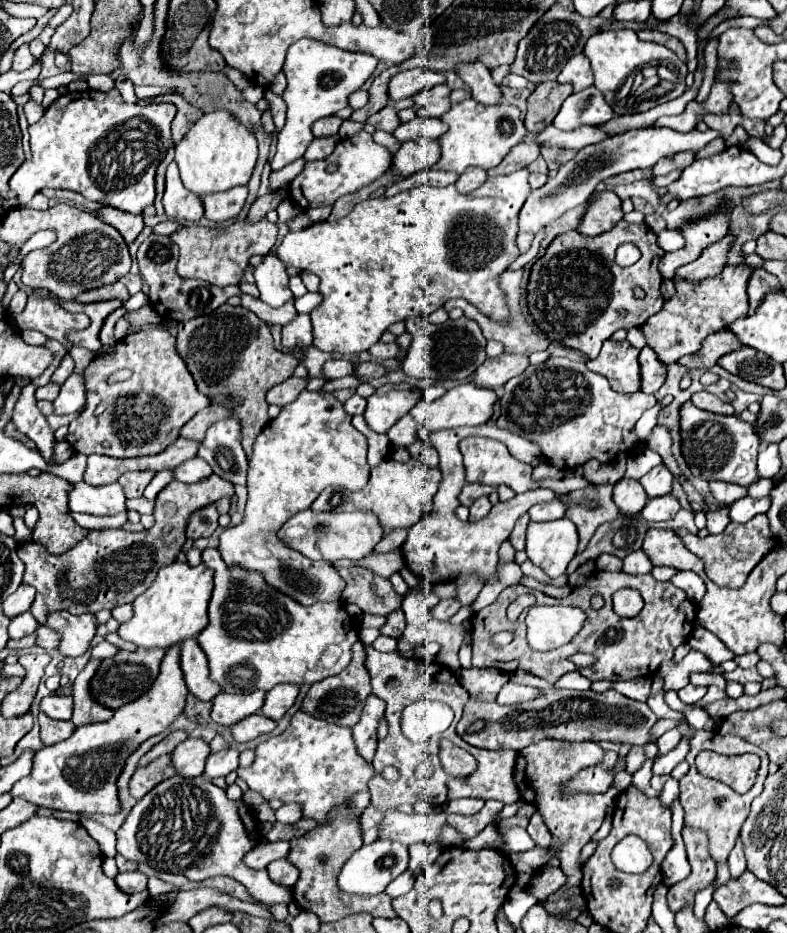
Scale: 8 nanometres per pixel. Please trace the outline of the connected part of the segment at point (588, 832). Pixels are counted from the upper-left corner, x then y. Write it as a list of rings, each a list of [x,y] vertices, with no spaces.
[[[542,740],[536,742],[524,750],[520,750],[516,766],[514,766],[514,782],[526,802],[530,802],[544,818],[546,826],[550,826],[554,846],[550,842],[550,850],[556,852],[560,858],[560,868],[564,870],[568,882],[564,888],[560,888],[556,894],[550,896],[550,900],[556,900],[562,896],[570,886],[580,884],[582,870],[578,866],[578,854],[584,844],[590,842],[592,834],[598,832],[602,826],[602,820],[606,816],[606,808],[614,804],[614,798],[618,796],[618,790],[612,786],[606,794],[562,794],[562,782],[574,778],[580,770],[594,766],[602,760],[604,752],[596,742],[562,742],[562,740]]]

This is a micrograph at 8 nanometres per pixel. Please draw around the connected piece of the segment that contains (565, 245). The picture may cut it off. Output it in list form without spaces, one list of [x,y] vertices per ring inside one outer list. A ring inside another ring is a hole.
[[[622,220],[610,232],[594,238],[580,232],[566,232],[558,236],[546,254],[532,266],[528,282],[530,314],[550,340],[580,350],[588,358],[596,358],[602,342],[608,340],[616,330],[642,326],[664,304],[660,292],[662,276],[658,274],[658,262],[662,256],[664,250],[656,244],[656,234],[646,224],[628,224]],[[624,242],[636,244],[642,252],[642,258],[628,268],[620,268],[614,262],[614,252]],[[636,286],[646,292],[642,300],[634,298]]]

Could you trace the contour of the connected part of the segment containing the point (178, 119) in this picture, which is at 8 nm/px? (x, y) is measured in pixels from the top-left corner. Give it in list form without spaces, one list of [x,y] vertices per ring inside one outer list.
[[[168,94],[168,96],[156,96],[152,98],[152,103],[172,103],[176,106],[176,116],[172,120],[172,140],[174,144],[178,144],[182,140],[182,136],[190,130],[190,126],[202,116],[202,110],[192,106],[186,98],[182,98],[180,94]]]

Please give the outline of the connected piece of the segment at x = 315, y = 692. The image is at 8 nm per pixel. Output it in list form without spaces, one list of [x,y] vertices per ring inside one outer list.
[[[358,640],[352,648],[352,662],[340,674],[312,684],[310,692],[306,694],[306,698],[302,702],[302,710],[306,714],[312,714],[312,716],[322,718],[326,722],[334,722],[338,726],[348,726],[350,728],[352,724],[356,724],[360,720],[360,712],[364,708],[364,702],[366,702],[368,694],[372,694],[370,674],[364,666],[364,660],[366,660],[366,650],[364,650],[364,644]]]

